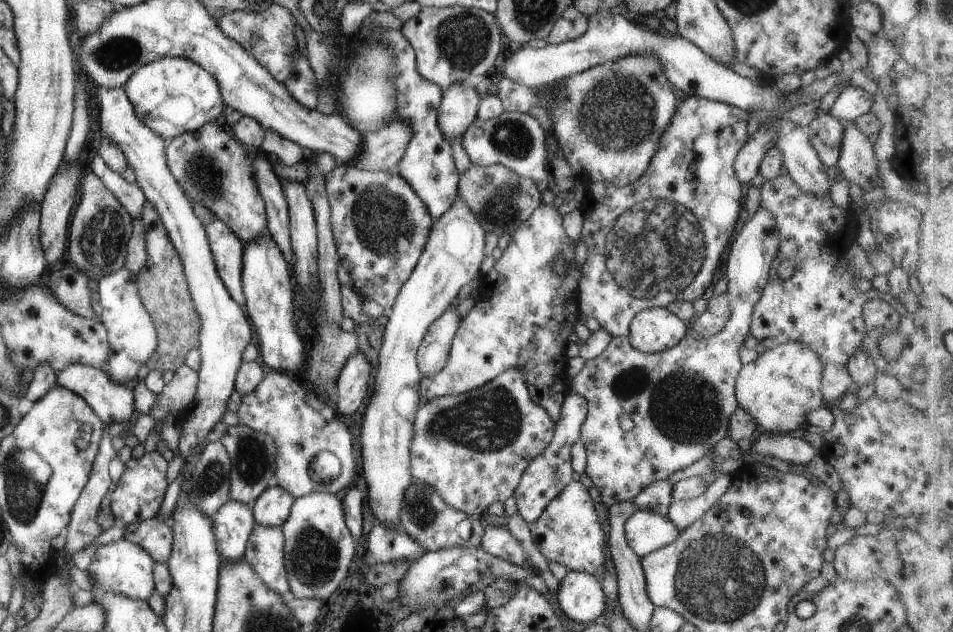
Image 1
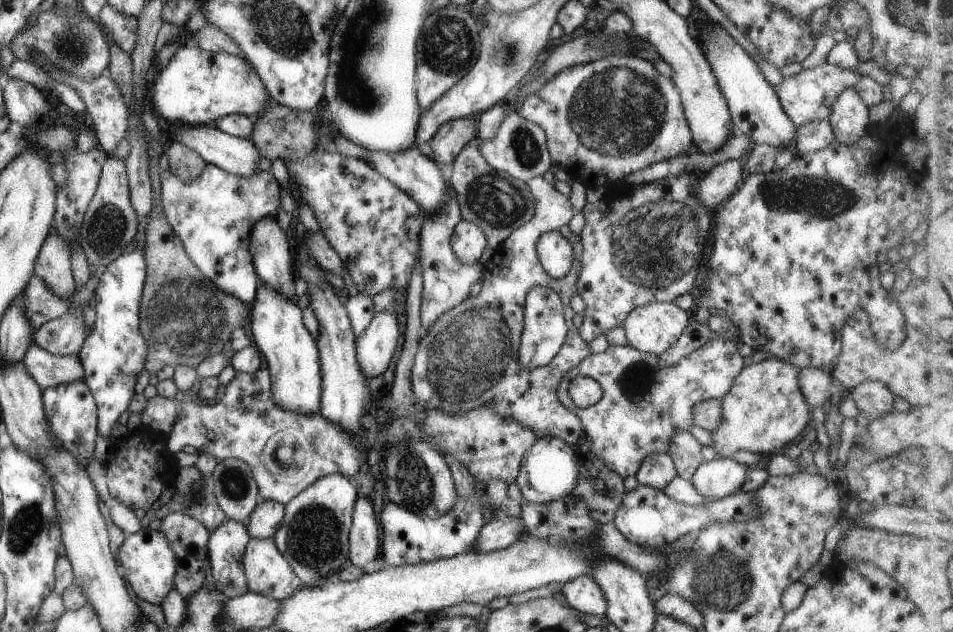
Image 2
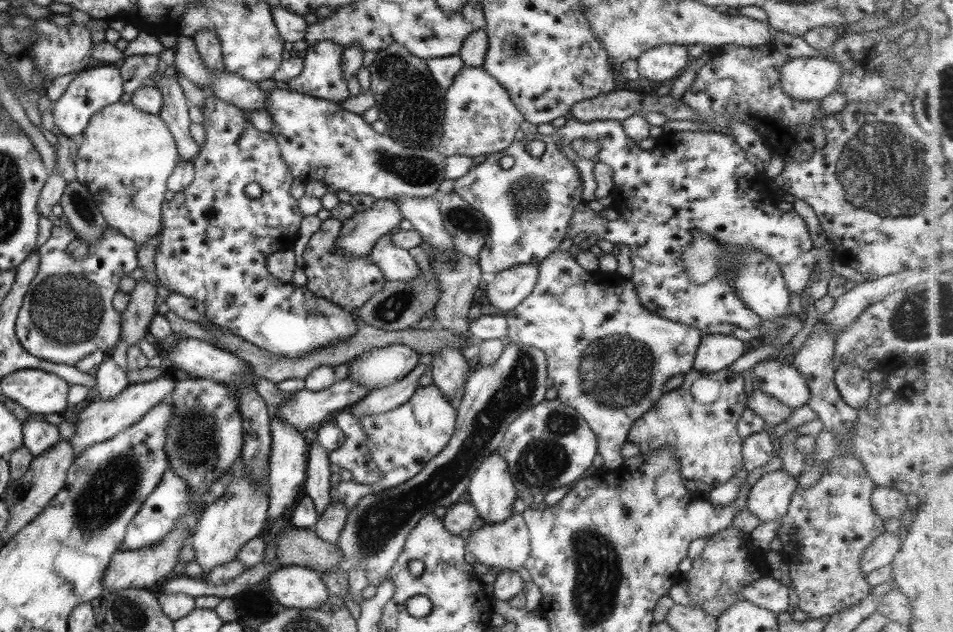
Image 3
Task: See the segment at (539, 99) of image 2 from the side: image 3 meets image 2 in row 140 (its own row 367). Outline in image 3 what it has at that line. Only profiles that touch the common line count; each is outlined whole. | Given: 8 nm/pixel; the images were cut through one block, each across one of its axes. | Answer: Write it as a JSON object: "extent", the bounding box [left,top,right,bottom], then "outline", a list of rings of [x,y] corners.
{"extent":[504,250,702,471],"outline":[[[555,250],[551,252],[543,261],[538,264],[538,277],[533,287],[533,290],[517,305],[515,308],[504,312],[506,318],[506,336],[511,343],[525,344],[525,346],[532,346],[544,352],[546,356],[546,373],[553,382],[553,387],[557,391],[557,400],[561,404],[567,405],[577,411],[577,414],[587,423],[587,426],[595,433],[597,437],[596,454],[601,456],[603,464],[601,464],[601,471],[615,469],[622,464],[623,457],[621,457],[620,448],[626,441],[626,434],[629,427],[637,420],[643,413],[648,411],[653,403],[663,394],[661,388],[663,383],[675,374],[685,374],[692,368],[692,362],[697,347],[702,337],[702,332],[695,327],[676,323],[674,320],[664,319],[662,316],[657,316],[654,312],[649,312],[644,309],[636,296],[635,285],[627,278],[620,278],[617,275],[606,274],[604,272],[585,271],[579,267],[575,259],[566,252],[559,252]]]}

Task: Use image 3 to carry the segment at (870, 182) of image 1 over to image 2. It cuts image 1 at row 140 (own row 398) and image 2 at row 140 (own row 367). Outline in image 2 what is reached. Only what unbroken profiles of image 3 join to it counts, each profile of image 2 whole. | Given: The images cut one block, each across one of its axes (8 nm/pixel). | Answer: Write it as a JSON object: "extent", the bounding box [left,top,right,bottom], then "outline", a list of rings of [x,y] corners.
{"extent":[829,88,869,146],"outline":[[[845,88],[832,104],[829,118],[834,139],[845,146],[859,142],[868,130],[869,114],[867,106],[861,102],[859,94],[851,88]]]}

